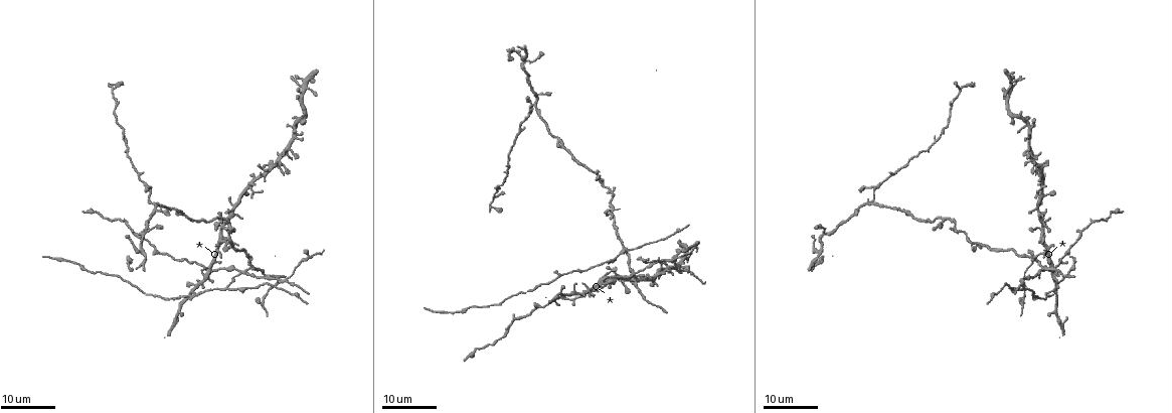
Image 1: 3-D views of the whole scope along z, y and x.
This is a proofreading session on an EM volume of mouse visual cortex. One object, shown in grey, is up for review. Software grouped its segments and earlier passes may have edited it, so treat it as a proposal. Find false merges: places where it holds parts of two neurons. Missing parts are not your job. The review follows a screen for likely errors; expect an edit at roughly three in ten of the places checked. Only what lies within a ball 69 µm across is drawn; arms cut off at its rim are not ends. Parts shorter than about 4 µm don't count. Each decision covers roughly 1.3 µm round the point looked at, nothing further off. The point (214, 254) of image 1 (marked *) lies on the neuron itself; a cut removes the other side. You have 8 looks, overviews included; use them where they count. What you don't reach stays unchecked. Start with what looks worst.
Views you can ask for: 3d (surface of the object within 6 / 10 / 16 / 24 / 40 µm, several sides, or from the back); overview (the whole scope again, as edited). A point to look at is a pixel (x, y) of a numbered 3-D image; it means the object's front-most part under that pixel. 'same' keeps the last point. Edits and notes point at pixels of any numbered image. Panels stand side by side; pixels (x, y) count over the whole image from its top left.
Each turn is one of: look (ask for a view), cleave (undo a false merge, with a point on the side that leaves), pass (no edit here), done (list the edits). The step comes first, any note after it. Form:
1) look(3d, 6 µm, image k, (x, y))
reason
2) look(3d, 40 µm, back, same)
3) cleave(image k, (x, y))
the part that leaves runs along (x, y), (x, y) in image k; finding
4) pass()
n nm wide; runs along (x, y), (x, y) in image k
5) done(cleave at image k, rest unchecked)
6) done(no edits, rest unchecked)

look(3d, 16 µm, image 1, (211, 271))

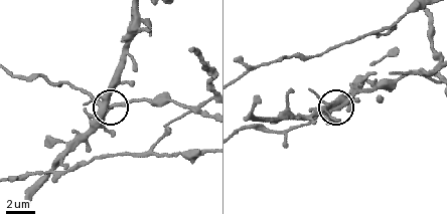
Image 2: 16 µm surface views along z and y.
look(3d, 10 µm, image 2, (114, 103))
zoom in

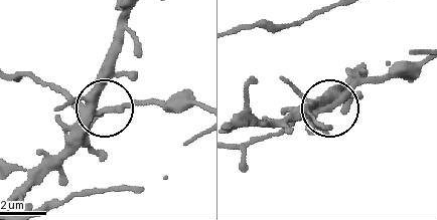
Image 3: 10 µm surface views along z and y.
look(3d, 10 µm, back, image 3, (104, 109))
other side

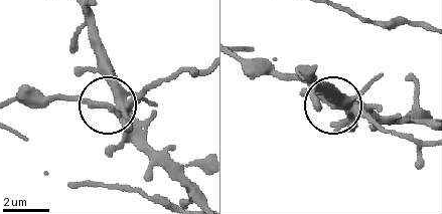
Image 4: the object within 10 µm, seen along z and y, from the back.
pass()
340 nm wide; continuous, no second neuron

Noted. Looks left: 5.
look(3d, 16 µm, image 1, (1021, 280))
branch point

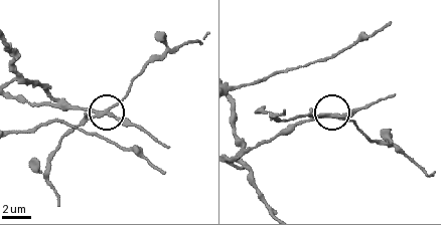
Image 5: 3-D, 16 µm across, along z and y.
look(3d, 10 µm, image 5, (333, 114))

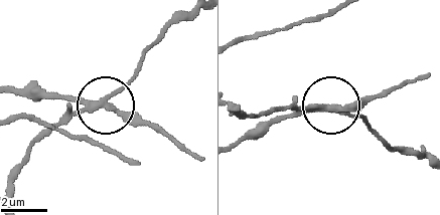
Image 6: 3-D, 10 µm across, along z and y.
cleave(image 6, (59, 121))
3 arms; the part that leaves runs along (95, 108), (127, 79), (168, 27), (196, 16) in image 6; two neurons meet here

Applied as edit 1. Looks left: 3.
look(overview)
redraw

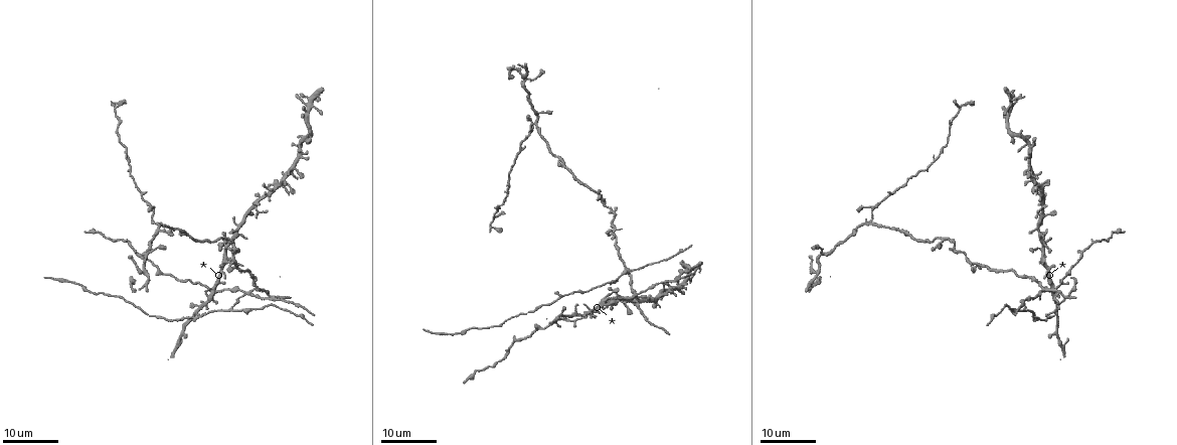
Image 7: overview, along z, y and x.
look(3d, 24 µm, image 7, (250, 295))
three arms meet

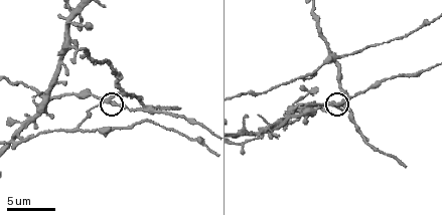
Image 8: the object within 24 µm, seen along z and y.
look(3d, 10 µm, image 8, (112, 102))
zoom in

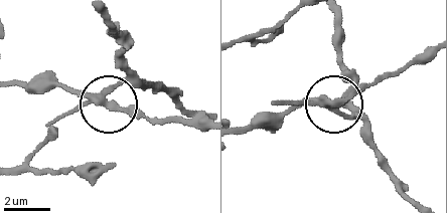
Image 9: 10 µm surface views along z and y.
cleave(image 9, (127, 81))
side arm 15 µm; the part that leaves runs along (101, 97), (128, 68), (122, 40), (105, 17) in image 9; a second neuron is stuck on

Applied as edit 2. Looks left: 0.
done(cleave at image 6, cleave at image 9, rest unchecked)

